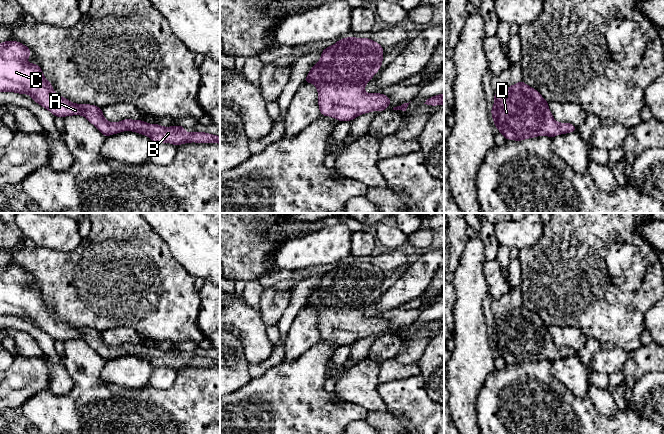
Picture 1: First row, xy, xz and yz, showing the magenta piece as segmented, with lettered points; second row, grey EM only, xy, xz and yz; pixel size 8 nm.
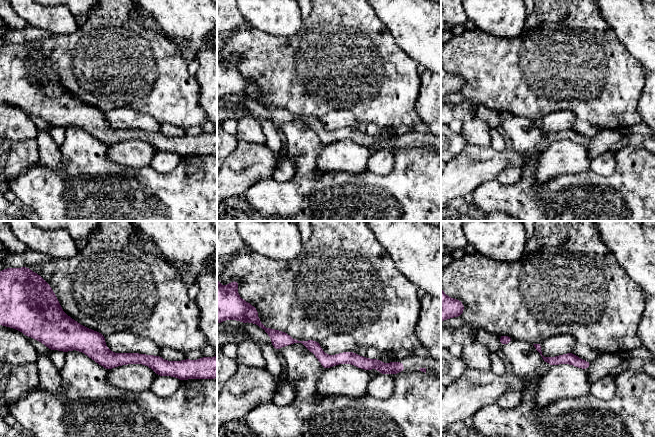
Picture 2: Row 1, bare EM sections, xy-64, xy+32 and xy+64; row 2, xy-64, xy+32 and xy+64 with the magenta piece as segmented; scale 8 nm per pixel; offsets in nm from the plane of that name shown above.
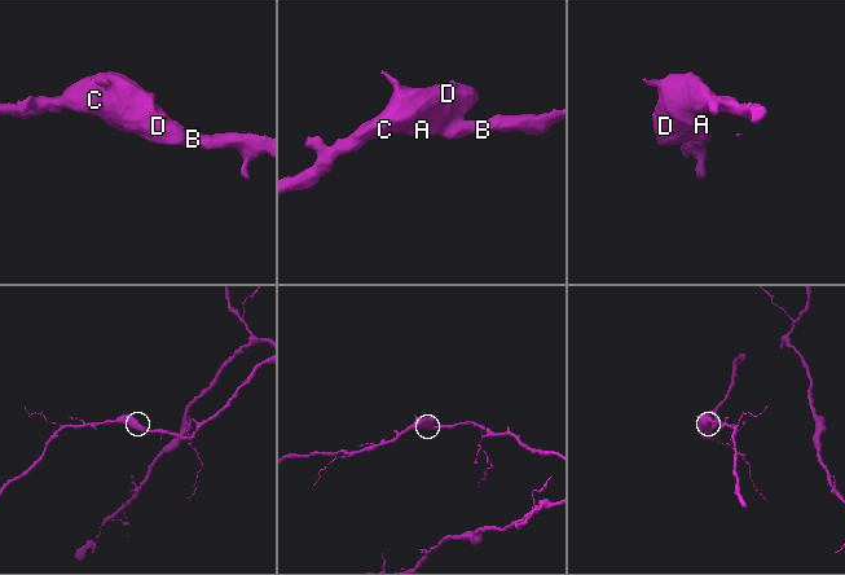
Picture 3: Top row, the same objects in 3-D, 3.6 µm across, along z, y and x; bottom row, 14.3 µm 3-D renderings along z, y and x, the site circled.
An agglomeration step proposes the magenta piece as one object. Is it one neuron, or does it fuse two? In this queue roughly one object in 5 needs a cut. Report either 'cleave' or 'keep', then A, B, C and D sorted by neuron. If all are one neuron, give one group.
keep | A B C D

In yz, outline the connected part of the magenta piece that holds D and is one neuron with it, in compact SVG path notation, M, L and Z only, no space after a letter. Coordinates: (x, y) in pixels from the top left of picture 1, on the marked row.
M522 80L509 86L503 92L494 93L491 114L495 127L504 135L506 140L522 141L541 135L553 138L560 134L577 131L577 128L571 123L557 122L548 107L548 101L536 89L525 84Z

